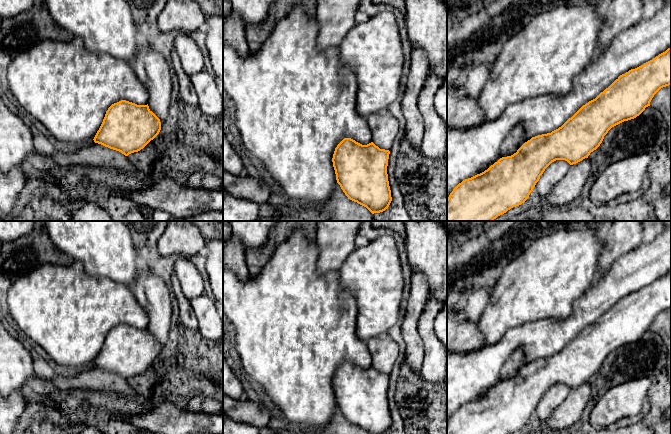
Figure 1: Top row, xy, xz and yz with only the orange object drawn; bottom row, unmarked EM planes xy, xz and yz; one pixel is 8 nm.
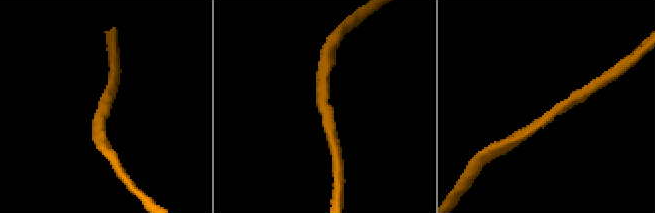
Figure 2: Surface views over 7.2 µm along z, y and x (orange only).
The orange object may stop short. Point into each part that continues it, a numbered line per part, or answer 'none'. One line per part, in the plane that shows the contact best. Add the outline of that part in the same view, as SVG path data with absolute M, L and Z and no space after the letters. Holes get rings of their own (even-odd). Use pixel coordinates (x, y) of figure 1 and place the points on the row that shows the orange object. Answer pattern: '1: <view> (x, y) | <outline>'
1: yz (469, 152) | M671 0L650 18L642 18L631 29L618 34L605 50L594 56L584 71L577 75L573 87L565 96L525 99L509 105L492 121L468 130L447 131L447 199L453 189L463 180L487 170L502 158L502 146L507 136L517 126L524 129L523 139L551 133L561 127L583 105L595 99L618 77L652 60L671 47Z

